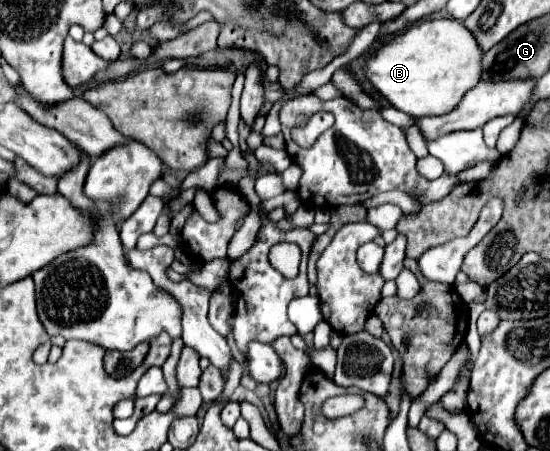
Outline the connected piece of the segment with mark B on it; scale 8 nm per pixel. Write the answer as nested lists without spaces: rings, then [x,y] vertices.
[[[433,18],[381,42],[367,58],[363,70],[373,90],[393,108],[409,116],[437,116],[453,110],[463,94],[481,80],[481,56],[477,40],[461,22]]]

